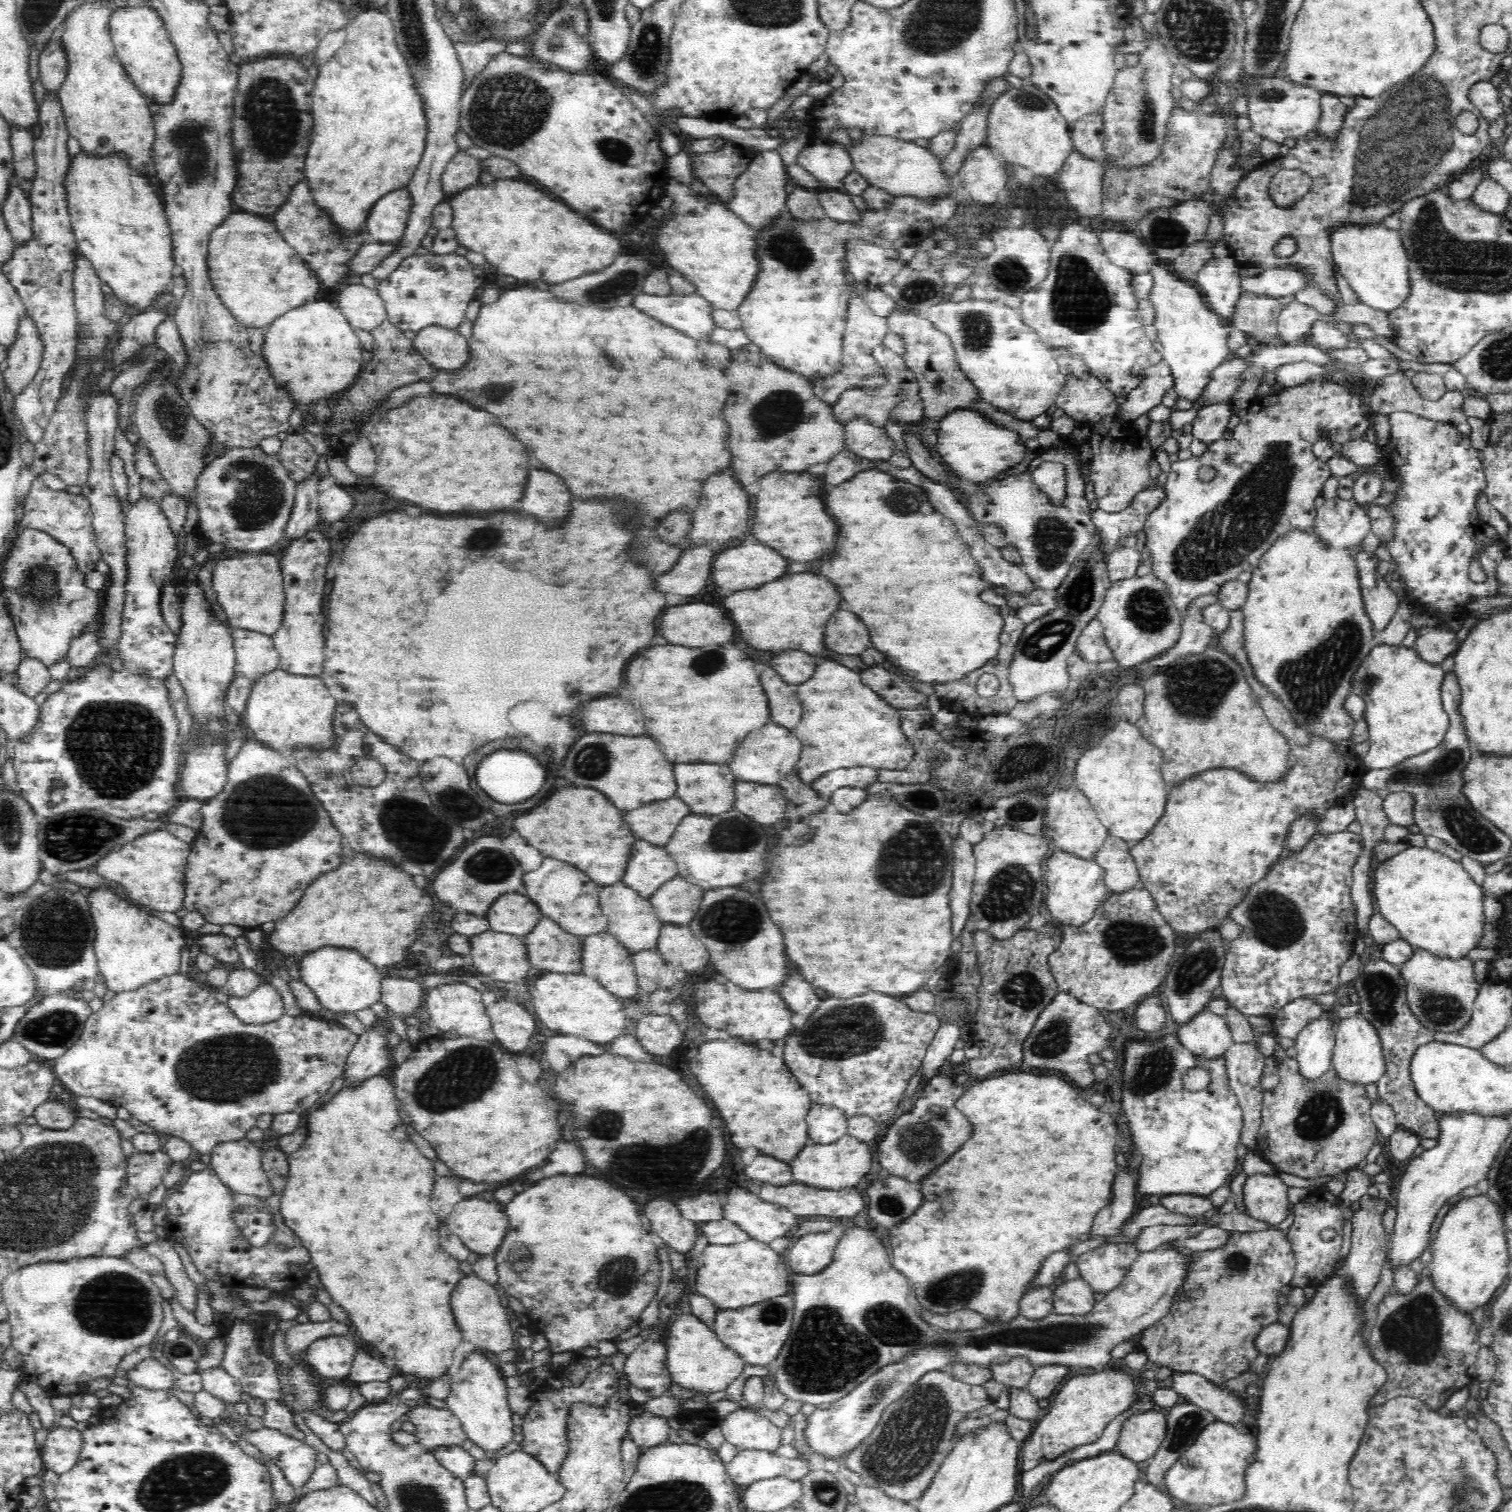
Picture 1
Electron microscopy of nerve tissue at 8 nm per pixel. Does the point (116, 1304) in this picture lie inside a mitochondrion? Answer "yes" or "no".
yes

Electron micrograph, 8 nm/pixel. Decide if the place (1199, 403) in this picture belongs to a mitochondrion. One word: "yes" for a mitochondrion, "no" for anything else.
no

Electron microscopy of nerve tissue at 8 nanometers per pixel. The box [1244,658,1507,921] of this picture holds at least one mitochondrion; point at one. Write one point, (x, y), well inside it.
(1464, 827)

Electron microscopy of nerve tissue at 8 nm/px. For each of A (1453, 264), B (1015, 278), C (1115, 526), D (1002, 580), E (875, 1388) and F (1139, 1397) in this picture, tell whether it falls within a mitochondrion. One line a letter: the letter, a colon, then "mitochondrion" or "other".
A: mitochondrion
B: mitochondrion
C: other
D: other
E: mitochondrion
F: other

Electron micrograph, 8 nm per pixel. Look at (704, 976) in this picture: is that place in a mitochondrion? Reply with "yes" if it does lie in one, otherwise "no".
no

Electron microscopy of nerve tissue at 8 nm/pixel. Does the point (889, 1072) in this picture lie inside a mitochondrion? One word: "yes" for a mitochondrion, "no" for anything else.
no

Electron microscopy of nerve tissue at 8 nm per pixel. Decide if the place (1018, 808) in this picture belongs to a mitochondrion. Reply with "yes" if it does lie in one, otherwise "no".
yes

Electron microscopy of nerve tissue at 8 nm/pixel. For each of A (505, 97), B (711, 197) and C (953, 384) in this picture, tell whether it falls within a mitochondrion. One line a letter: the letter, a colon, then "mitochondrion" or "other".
A: mitochondrion
B: other
C: mitochondrion

